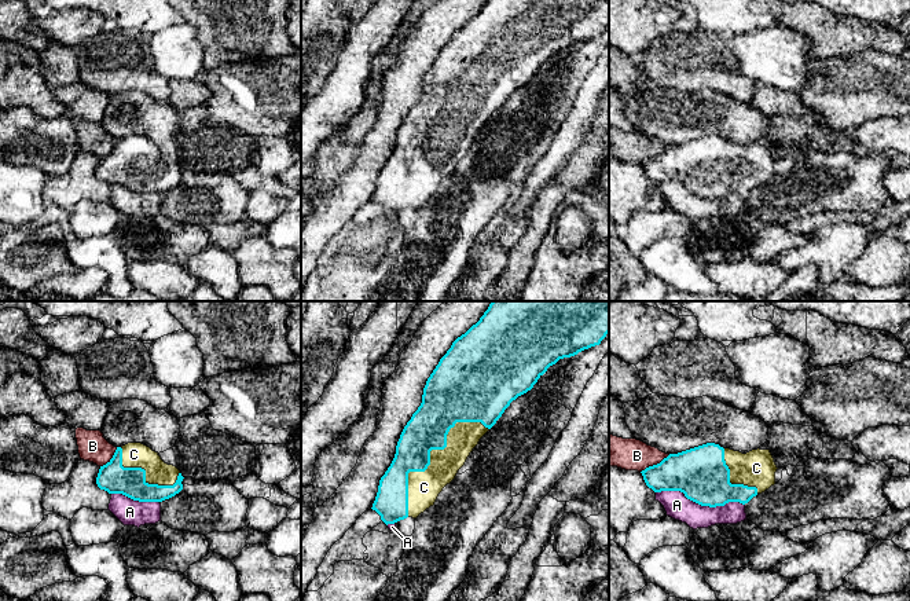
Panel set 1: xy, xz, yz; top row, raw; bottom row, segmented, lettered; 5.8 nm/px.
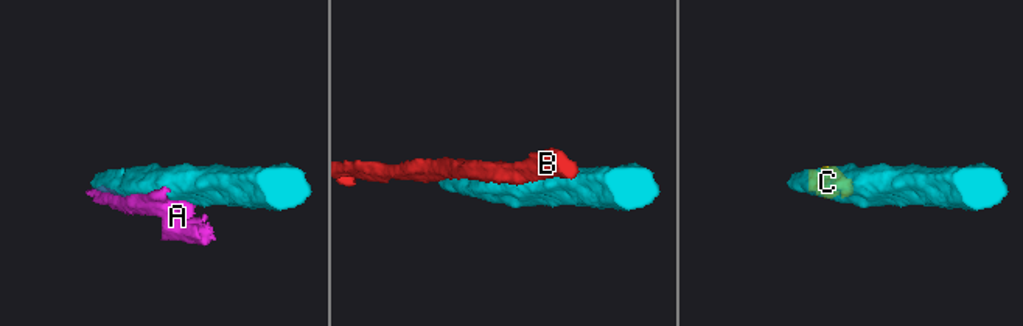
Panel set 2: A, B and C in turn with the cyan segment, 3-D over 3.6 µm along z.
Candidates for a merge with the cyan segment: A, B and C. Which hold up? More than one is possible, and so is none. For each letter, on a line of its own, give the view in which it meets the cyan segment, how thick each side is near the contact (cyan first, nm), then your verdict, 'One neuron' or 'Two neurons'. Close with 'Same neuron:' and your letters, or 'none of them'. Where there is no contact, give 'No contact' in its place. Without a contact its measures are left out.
A: Touches cyan in yz. Thickness 300 nm (cyan) against 150 nm. Two neurons
B: Touches cyan in yz. Thickness 280 nm (cyan) against 190 nm. Two neurons
C: Touches cyan in xz. Thickness 240 nm (cyan) against 190 nm. One neuron
Same neuron: C

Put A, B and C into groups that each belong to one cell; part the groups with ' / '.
A / B / C

